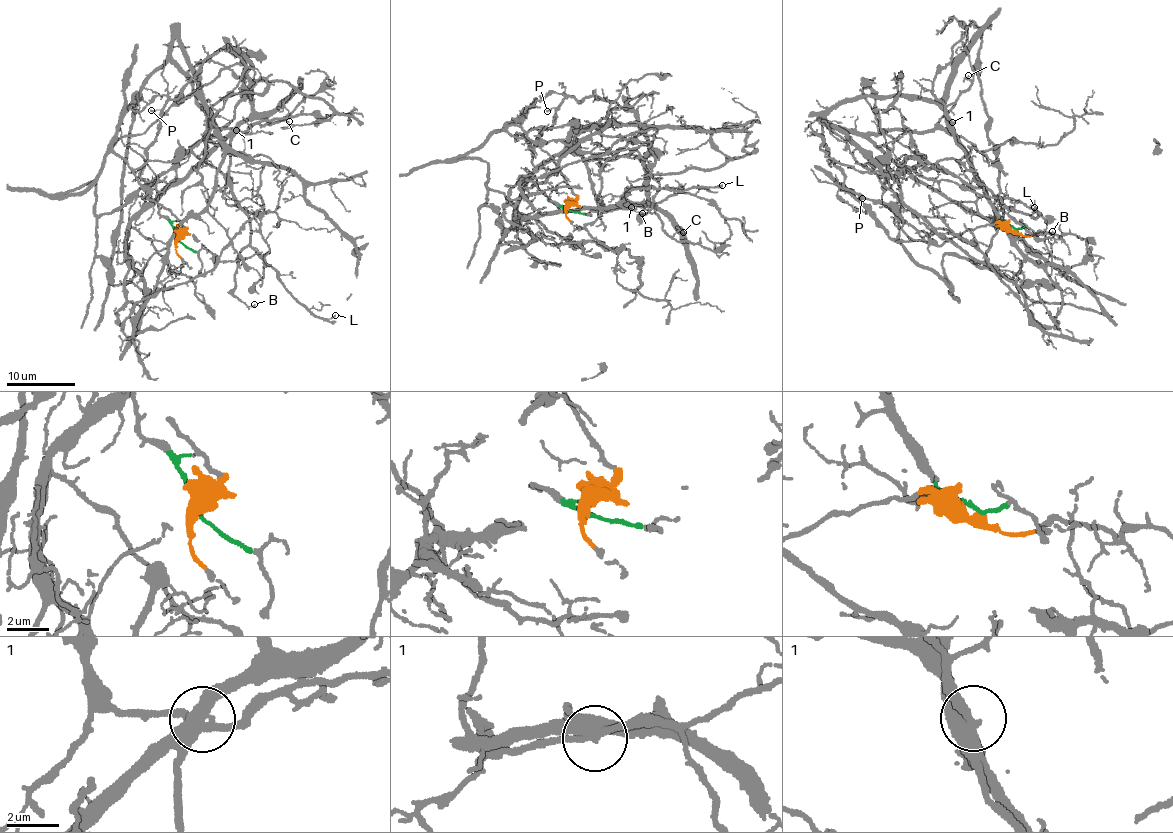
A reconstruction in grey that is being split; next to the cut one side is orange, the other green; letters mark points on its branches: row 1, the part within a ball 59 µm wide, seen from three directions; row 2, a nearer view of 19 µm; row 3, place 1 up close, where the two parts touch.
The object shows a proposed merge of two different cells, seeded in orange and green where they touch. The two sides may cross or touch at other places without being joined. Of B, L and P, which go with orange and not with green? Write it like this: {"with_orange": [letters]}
{"with_orange": []}

